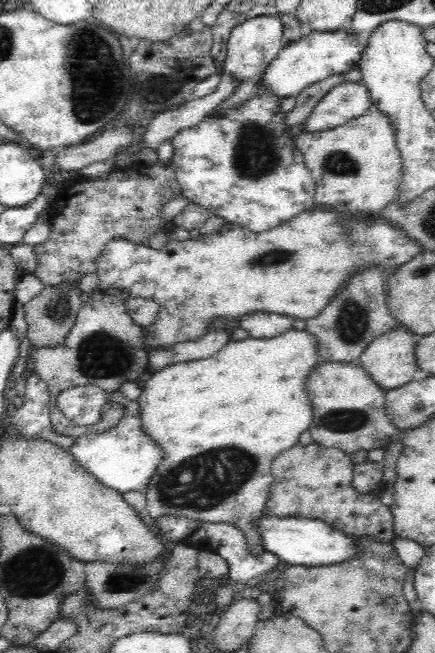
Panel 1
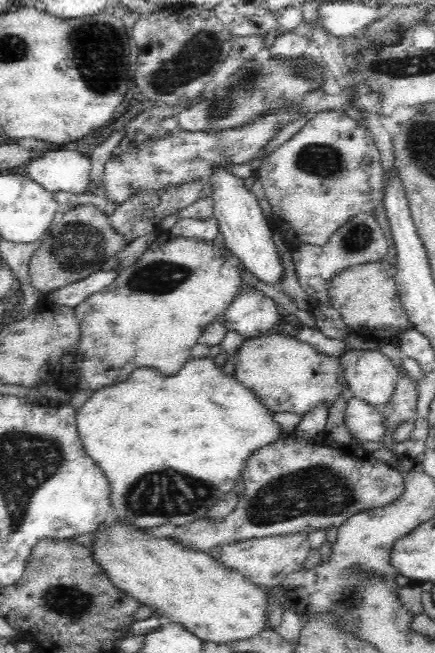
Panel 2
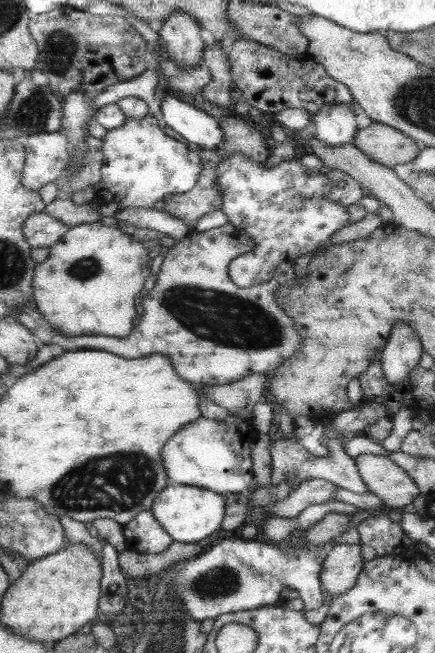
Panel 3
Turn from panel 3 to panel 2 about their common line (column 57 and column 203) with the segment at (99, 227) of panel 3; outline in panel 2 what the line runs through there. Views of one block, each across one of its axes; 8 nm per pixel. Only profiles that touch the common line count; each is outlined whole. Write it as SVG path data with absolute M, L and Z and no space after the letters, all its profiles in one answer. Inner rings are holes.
M180 235L170 236L161 250L152 250L148 247L141 256L137 258L137 261L129 266L123 266L117 270L118 275L114 281L101 291L94 293L88 299L81 302L75 309L75 315L80 322L80 346L76 350L76 364L78 364L77 371L77 386L78 389L91 388L97 390L100 388L108 388L110 384L120 384L120 380L125 380L126 376L130 376L136 368L148 367L156 368L160 374L164 376L175 375L176 372L183 368L184 364L192 357L190 355L191 348L194 348L198 344L204 328L208 328L208 325L213 321L222 321L224 317L225 309L228 308L229 302L236 297L237 292L244 286L242 281L242 272L244 272L244 265L240 263L240 259L236 258L236 255L232 254L232 251L228 250L226 244L222 247L215 246L213 240L204 241L196 237L184 237Z

